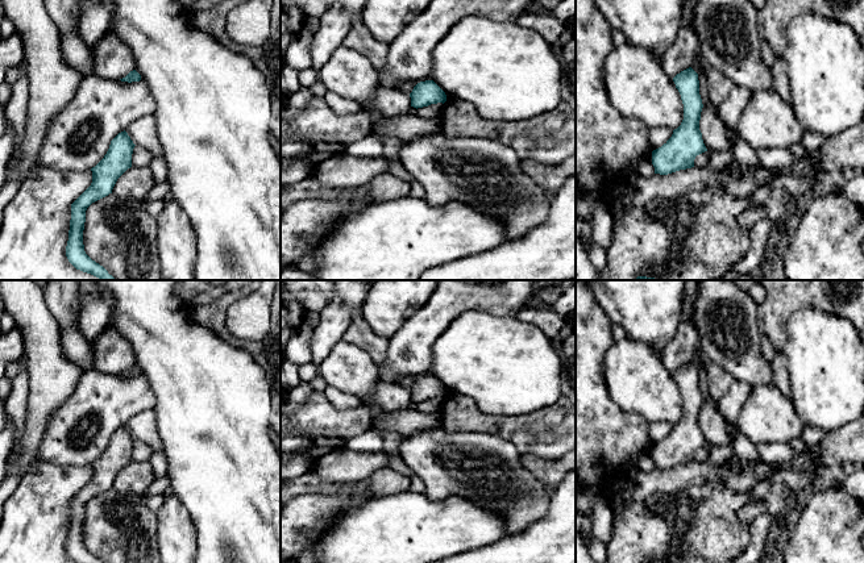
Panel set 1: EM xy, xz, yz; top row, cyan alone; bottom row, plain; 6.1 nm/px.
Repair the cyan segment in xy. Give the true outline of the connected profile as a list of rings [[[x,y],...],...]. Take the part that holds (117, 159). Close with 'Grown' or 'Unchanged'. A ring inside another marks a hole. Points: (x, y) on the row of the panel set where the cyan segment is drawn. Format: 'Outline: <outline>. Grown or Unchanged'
Outline: [[[124,130],[109,145],[104,158],[91,168],[91,185],[71,204],[71,220],[66,257],[68,262],[83,272],[91,274],[100,280],[116,280],[108,271],[92,260],[84,251],[83,230],[87,208],[112,193],[117,179],[132,167],[134,143]]]. Unchanged

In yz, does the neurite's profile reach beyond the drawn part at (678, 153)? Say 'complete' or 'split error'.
complete

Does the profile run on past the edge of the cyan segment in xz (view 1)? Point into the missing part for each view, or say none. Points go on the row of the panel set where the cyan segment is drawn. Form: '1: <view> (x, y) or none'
1: none

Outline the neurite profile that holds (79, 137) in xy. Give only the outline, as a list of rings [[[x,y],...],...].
[[[96,75],[84,76],[70,103],[54,117],[37,167],[82,172],[95,167],[111,141],[136,120],[154,114],[149,86]]]

